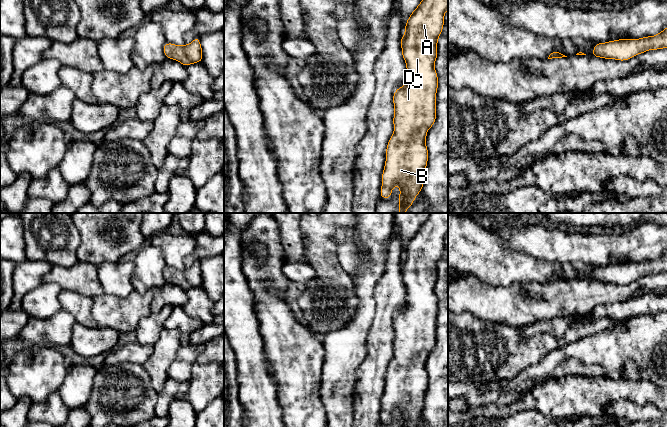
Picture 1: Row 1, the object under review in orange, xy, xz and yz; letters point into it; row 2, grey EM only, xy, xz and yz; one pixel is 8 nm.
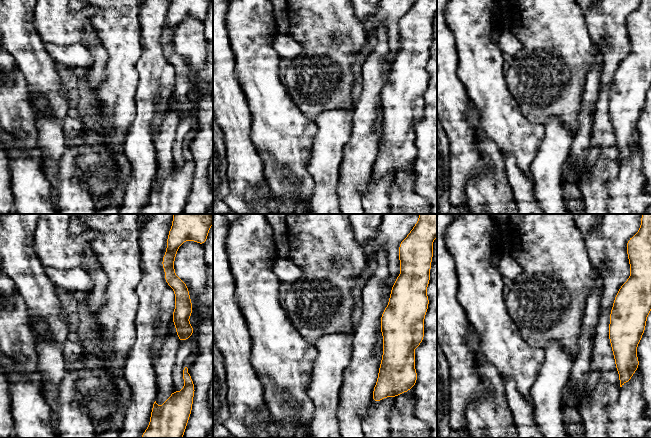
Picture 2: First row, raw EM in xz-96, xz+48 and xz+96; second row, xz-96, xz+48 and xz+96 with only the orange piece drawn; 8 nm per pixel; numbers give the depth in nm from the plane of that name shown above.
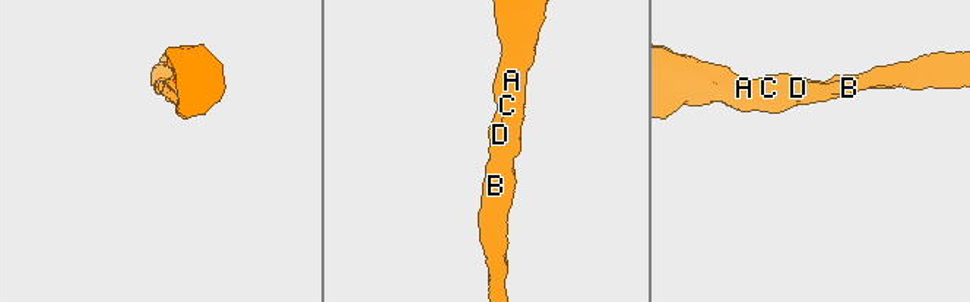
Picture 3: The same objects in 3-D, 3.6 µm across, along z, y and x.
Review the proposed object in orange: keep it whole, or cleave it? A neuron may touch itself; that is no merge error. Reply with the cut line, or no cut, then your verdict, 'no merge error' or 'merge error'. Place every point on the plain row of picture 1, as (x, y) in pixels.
no cut | no merge error

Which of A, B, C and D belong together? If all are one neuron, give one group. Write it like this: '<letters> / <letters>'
A B C D

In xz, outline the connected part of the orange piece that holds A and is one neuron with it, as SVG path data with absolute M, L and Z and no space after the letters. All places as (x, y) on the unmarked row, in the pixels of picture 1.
M429 213L405 248L405 259L401 260L401 272L407 290L406 307L393 318L394 357L386 373L380 414L383 423L391 421L396 408L400 412L399 427L413 427L418 417L422 415L428 386L426 358L436 344L438 300L434 288L438 279L438 261L444 250L444 238L447 233L448 213Z

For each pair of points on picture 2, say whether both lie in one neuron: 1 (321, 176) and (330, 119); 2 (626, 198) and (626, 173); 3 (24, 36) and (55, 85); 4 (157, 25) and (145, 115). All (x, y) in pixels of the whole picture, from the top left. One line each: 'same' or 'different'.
1: same
2: same
3: same
4: same

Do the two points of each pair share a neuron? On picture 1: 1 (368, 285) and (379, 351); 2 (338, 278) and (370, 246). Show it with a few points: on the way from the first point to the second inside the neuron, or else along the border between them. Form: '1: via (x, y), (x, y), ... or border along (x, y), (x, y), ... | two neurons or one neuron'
1: border along (373, 293), (375, 315), (367, 340) | two neurons
2: border along (337, 249), (338, 263), (350, 276), (354, 293) | two neurons

